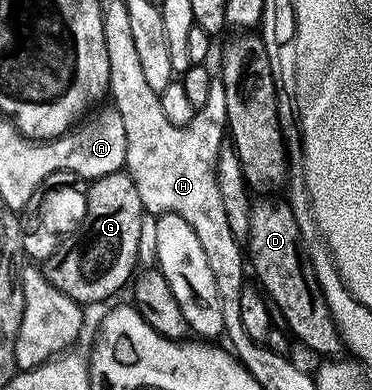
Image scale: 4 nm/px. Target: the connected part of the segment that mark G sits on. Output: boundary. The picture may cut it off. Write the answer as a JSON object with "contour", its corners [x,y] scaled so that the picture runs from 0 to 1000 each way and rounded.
{"contour":[[[331,436],[250,464],[242,472],[242,497],[231,505],[226,562],[207,597],[210,618],[202,626],[180,623],[151,651],[140,651],[134,667],[121,669],[118,695],[129,723],[140,723],[151,744],[183,754],[183,764],[223,785],[274,779],[282,769],[301,767],[339,726],[341,736],[363,715],[366,690],[374,685],[371,644],[382,636],[382,554],[387,556],[387,536],[376,487],[347,441]]]}

